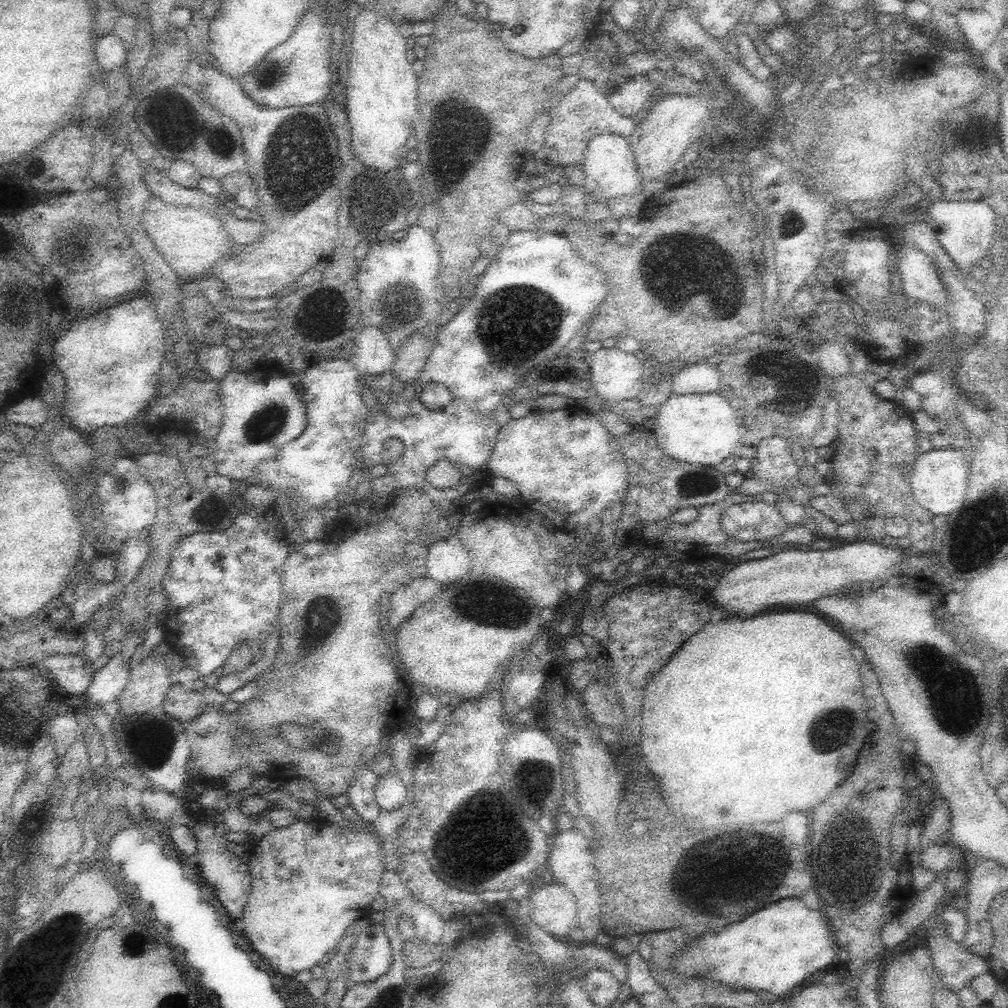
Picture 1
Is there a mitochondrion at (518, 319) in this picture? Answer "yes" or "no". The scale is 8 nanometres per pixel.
yes

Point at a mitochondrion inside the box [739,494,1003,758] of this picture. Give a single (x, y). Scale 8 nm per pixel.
(942, 688)

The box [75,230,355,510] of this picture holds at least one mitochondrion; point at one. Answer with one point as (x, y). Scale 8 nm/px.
(267, 424)

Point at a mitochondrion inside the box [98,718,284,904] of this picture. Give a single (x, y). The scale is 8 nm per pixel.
(155, 746)

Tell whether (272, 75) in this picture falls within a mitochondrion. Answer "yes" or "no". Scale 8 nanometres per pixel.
yes

